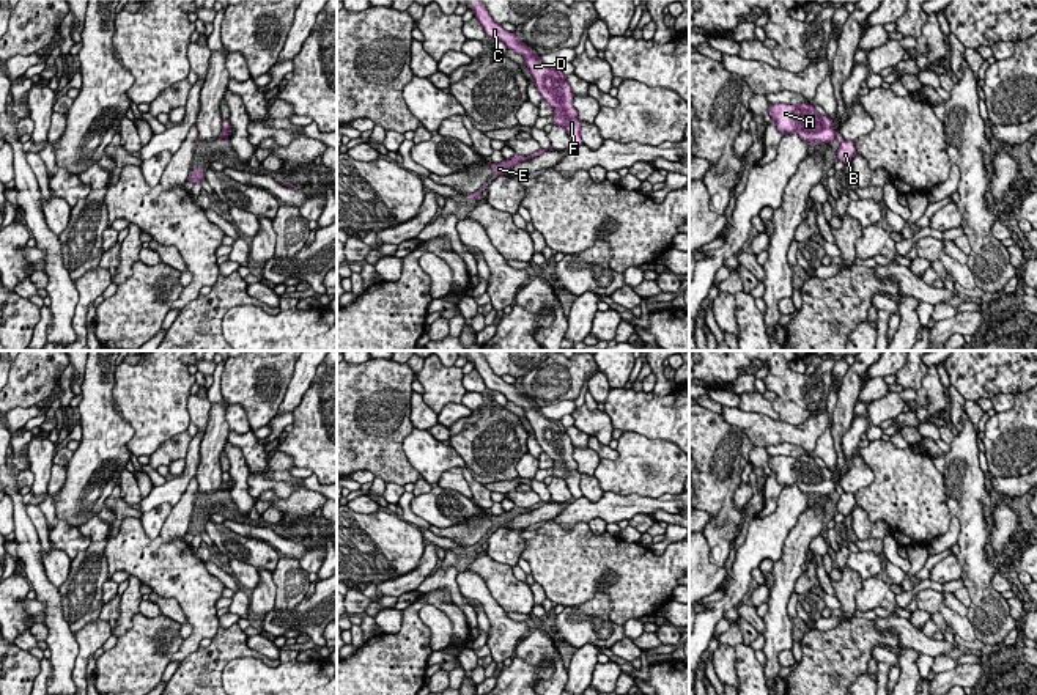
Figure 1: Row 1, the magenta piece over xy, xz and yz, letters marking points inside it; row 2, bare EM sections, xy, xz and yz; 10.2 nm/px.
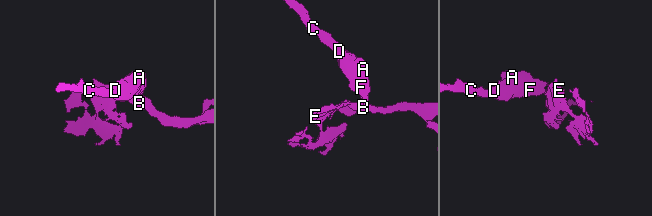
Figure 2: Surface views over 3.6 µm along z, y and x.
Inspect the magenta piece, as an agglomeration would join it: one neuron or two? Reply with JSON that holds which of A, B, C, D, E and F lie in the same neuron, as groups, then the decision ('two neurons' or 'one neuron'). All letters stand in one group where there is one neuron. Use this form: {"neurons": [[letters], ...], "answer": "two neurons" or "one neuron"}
{"neurons": [["A", "C", "D", "F"], ["B", "E"]], "answer": "two neurons"}

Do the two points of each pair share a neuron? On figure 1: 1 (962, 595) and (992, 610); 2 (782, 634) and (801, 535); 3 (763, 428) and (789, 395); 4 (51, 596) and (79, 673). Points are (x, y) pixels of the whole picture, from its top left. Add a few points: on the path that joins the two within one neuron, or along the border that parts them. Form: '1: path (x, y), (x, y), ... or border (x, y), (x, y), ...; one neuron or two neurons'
1: border (965, 585), (970, 595), (968, 607); two neurons
2: path (779, 609), (779, 595), (792, 560); one neuron
3: border (815, 412), (797, 425), (779, 420); two neurons
4: border (74, 634), (77, 656), (71, 678); two neurons

